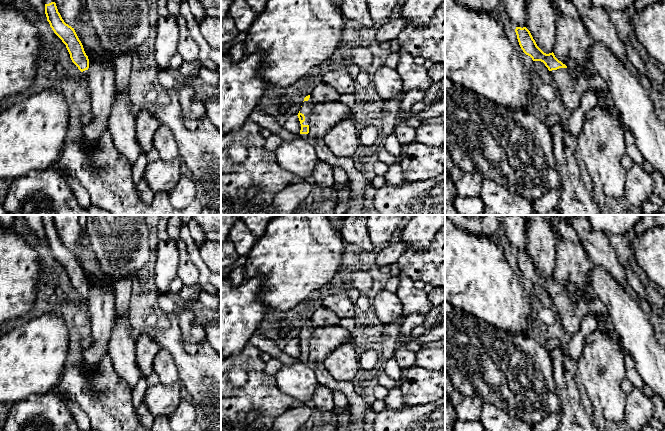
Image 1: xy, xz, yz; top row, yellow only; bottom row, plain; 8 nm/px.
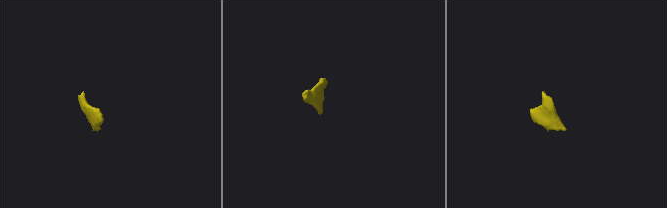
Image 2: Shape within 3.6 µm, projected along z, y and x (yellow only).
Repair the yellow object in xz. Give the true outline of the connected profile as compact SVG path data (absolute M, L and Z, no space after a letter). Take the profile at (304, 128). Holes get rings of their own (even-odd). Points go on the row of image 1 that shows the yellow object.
M310 95L306 96L297 115L301 124L300 135L305 139L308 138L309 116L312 113L314 106L315 103L312 101Z

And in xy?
M54 0L43 1L45 4L45 14L50 27L66 45L72 62L82 72L86 81L88 77L89 59L84 51L81 41L79 40L74 28L66 24L62 19Z

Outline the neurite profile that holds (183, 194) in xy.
M181 176L169 192L170 203L176 209L185 209L196 199L196 193L197 183L191 177Z

